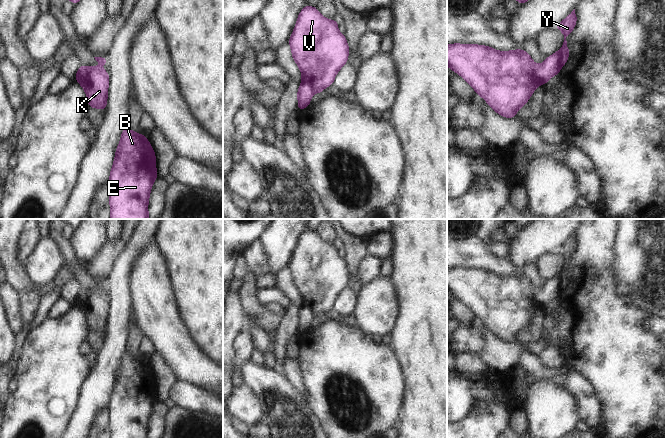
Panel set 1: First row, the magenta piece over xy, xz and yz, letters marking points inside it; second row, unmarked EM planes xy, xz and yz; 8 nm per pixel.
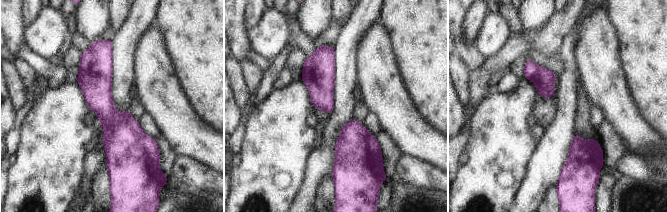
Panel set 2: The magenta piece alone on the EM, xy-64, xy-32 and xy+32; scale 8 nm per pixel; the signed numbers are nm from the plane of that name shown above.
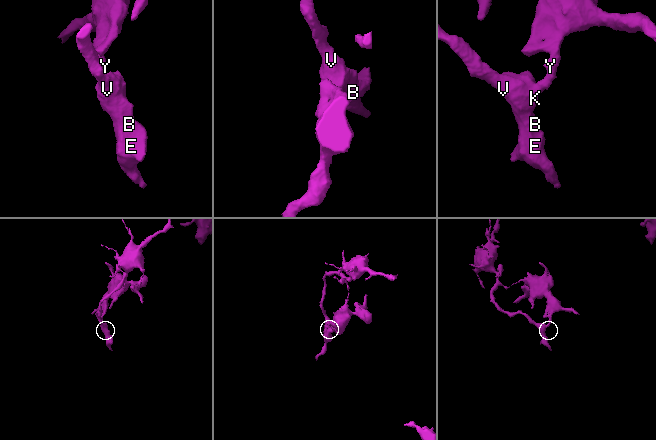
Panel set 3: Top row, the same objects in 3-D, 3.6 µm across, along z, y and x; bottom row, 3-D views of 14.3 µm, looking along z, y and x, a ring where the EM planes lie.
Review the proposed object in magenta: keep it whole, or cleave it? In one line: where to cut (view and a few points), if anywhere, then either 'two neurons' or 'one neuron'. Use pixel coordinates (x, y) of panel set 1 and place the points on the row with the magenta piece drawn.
xy (83, 65), (84, 74), (76, 79) | two neurons

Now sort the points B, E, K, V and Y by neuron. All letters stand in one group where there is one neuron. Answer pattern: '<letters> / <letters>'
B E K V / Y

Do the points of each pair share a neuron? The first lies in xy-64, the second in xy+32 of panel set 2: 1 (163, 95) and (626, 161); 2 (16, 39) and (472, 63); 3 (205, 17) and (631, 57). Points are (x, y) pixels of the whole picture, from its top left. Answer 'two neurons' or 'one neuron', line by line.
1: two neurons
2: one neuron
3: one neuron

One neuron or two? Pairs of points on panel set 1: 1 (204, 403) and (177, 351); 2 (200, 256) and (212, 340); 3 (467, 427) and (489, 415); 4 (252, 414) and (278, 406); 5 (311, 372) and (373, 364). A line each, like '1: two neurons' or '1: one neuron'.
1: two neurons
2: one neuron
3: one neuron
4: two neurons
5: one neuron

